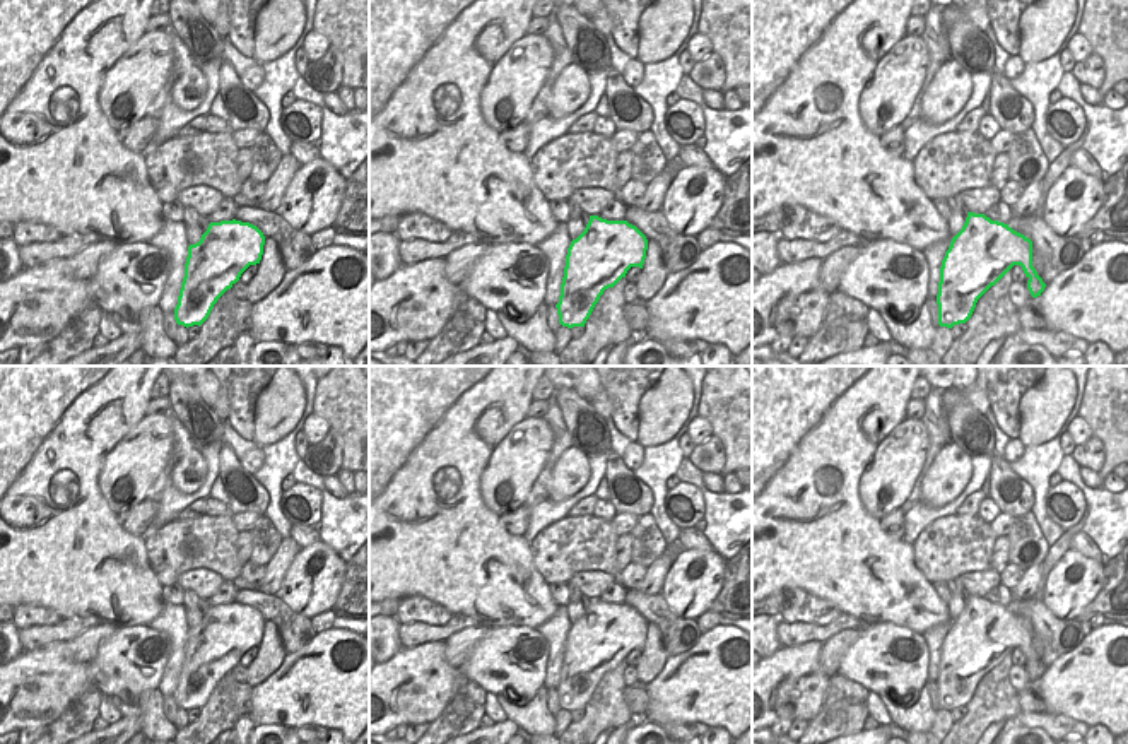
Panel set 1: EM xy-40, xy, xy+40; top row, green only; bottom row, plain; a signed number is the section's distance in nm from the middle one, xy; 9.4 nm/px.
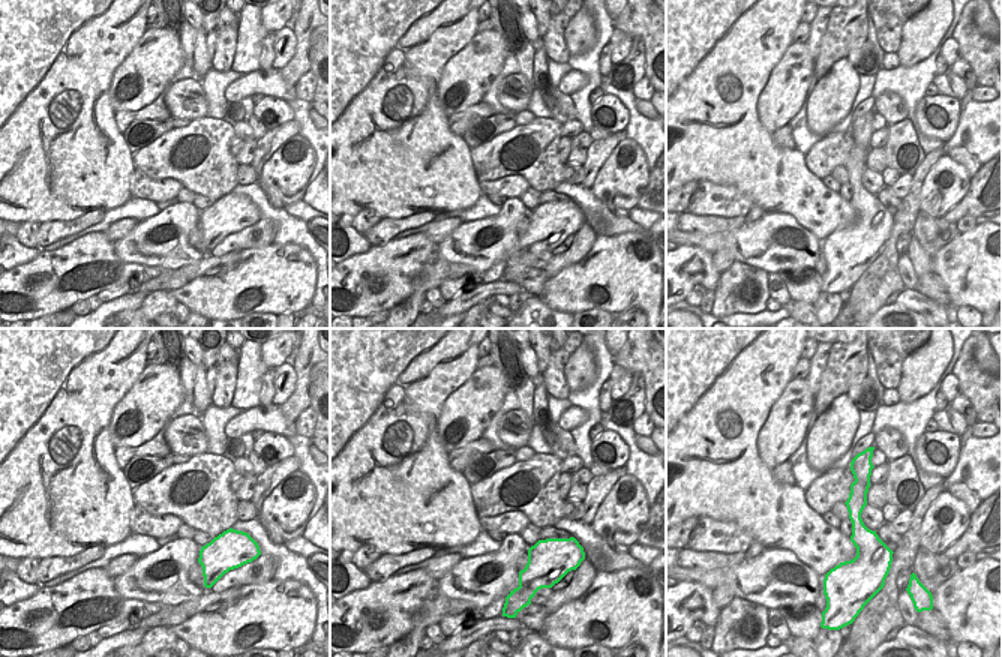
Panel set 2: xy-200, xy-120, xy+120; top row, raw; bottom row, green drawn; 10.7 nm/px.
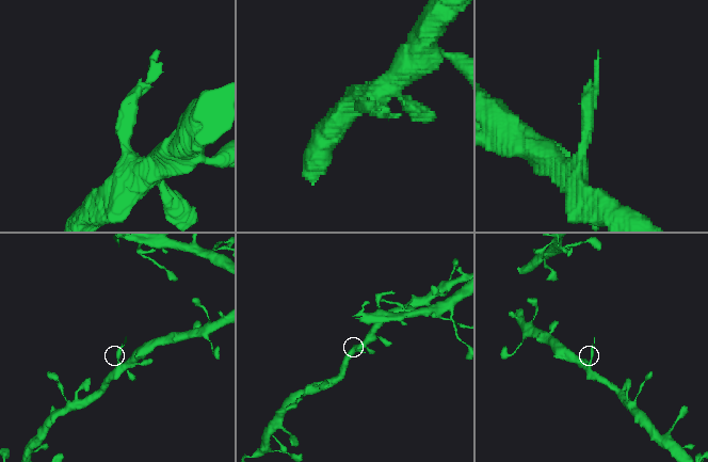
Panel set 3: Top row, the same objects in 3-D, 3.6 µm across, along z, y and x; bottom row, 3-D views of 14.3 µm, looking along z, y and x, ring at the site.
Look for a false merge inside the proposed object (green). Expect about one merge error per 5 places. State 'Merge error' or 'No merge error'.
No merge error.

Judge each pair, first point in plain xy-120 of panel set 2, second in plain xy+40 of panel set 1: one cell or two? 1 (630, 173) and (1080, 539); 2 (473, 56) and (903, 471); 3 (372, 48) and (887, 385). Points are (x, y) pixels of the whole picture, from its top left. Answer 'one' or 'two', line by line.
1: two
2: one
3: one

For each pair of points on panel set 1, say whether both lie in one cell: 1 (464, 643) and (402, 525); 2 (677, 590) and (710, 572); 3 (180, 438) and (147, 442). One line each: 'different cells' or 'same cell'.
1: different cells
2: same cell
3: different cells

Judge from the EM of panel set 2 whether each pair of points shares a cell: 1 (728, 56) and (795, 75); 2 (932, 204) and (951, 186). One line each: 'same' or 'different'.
1: different
2: same

